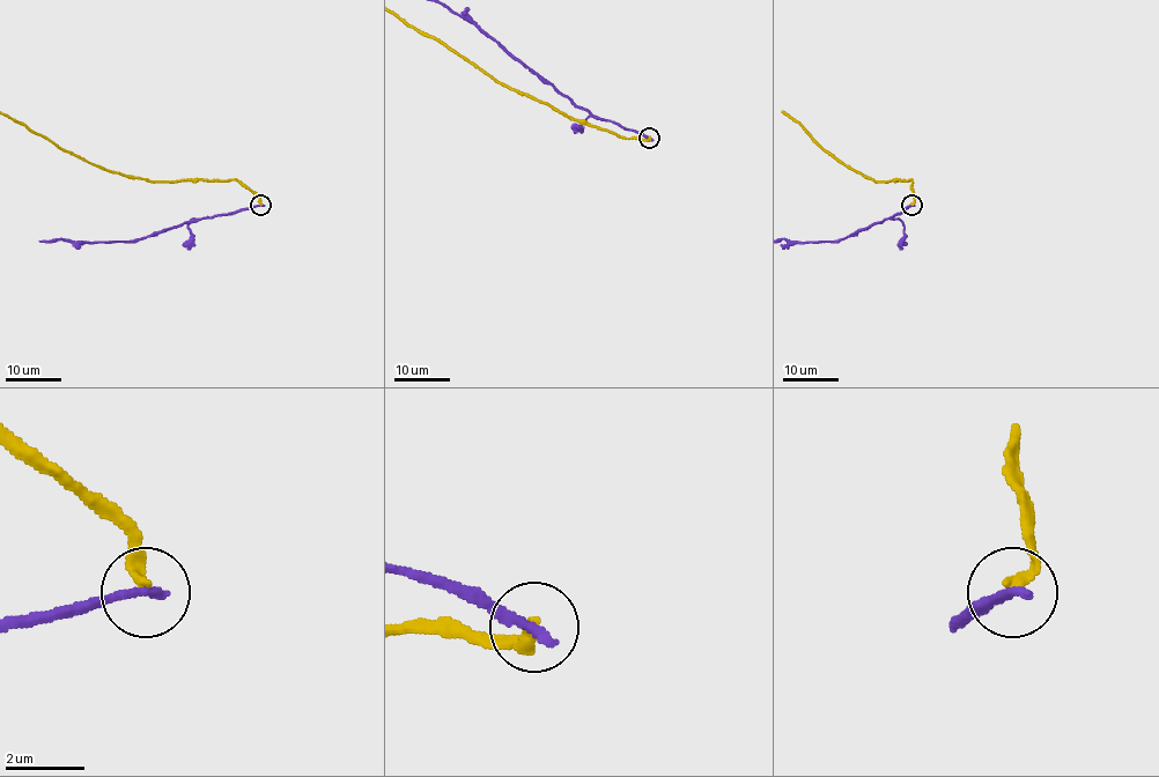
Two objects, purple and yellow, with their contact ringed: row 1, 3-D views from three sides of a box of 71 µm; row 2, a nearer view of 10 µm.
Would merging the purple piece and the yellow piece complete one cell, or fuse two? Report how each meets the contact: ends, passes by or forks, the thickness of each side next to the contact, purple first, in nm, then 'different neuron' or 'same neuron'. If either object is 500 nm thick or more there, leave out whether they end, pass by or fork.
purple ends there; yellow ends there; 300 nm thick on the purple side, 240 nm on the other; different neuron

